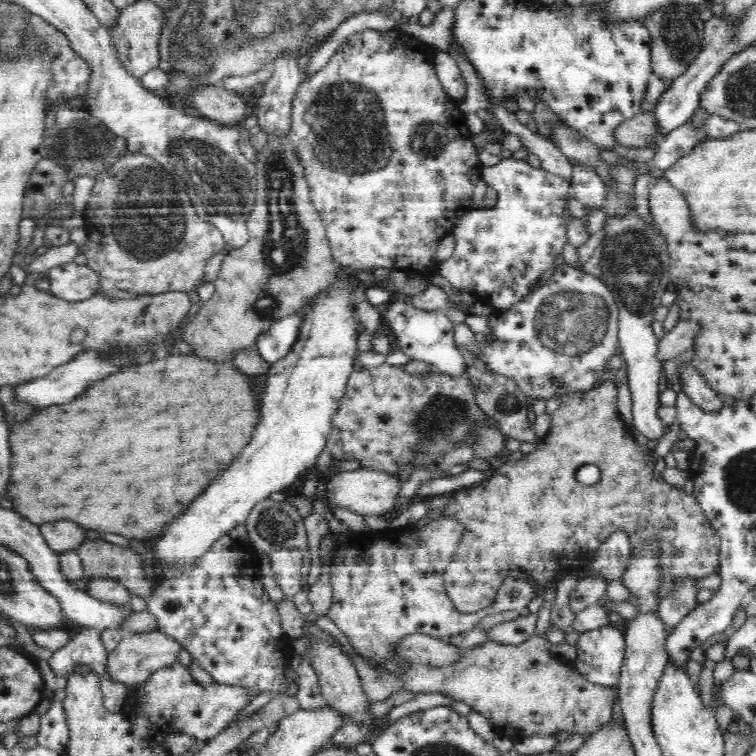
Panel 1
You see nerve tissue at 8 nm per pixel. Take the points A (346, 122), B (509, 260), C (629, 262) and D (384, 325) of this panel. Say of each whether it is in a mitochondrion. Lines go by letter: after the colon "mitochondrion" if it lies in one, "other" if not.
A: mitochondrion
B: other
C: mitochondrion
D: other

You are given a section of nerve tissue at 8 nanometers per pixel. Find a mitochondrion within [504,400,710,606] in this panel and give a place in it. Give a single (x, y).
(639, 524)

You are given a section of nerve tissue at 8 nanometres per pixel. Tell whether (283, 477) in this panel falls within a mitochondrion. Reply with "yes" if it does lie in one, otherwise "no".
no

